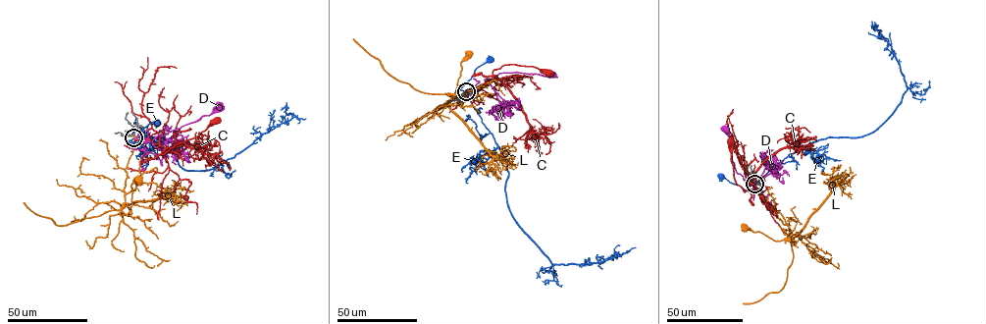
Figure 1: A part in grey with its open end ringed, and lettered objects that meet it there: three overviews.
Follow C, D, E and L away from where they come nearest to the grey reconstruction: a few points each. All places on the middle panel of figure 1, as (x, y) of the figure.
C: (466, 91), (479, 88), (495, 77), (493, 70), (508, 64), (533, 66), (547, 73)
D: (466, 92), (502, 73), (551, 75)
E: (466, 92), (460, 88), (475, 69), (491, 60)
L: (466, 91), (452, 99), (460, 62), (469, 54)

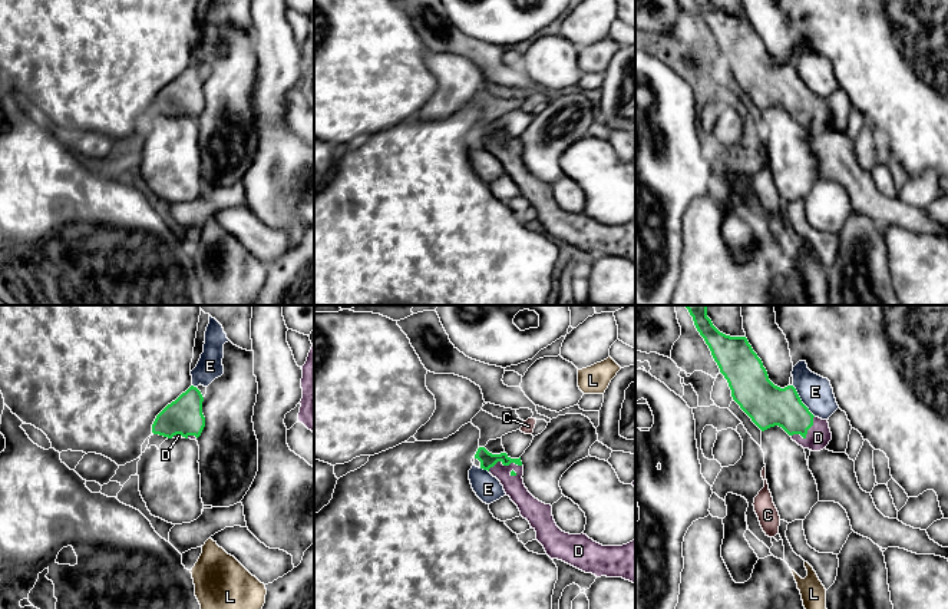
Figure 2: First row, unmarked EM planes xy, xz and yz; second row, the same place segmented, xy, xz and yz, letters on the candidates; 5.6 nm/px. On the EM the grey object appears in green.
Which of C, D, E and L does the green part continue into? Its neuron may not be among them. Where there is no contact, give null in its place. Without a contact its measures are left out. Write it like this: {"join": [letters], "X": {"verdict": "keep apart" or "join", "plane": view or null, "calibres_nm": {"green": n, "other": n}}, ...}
{"join": ["D"], "C": {"verdict": "keep apart", "plane": null}, "D": {"verdict": "join", "plane": "yz", "calibres_nm": {"green": 220, "other": 140}}, "E": {"verdict": "keep apart", "plane": "yz", "calibres_nm": {"green": 240, "other": 190}}, "L": {"verdict": "keep apart", "plane": null}}

